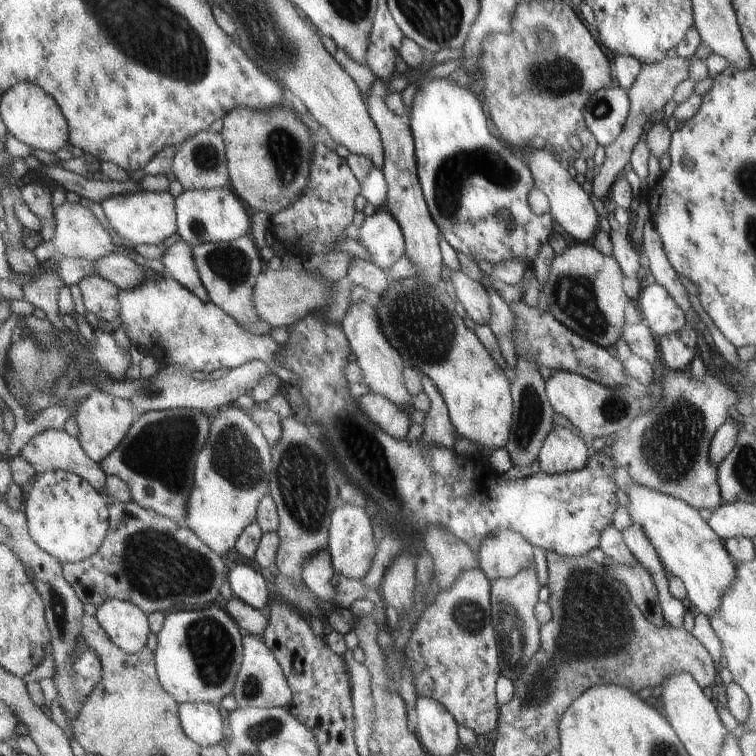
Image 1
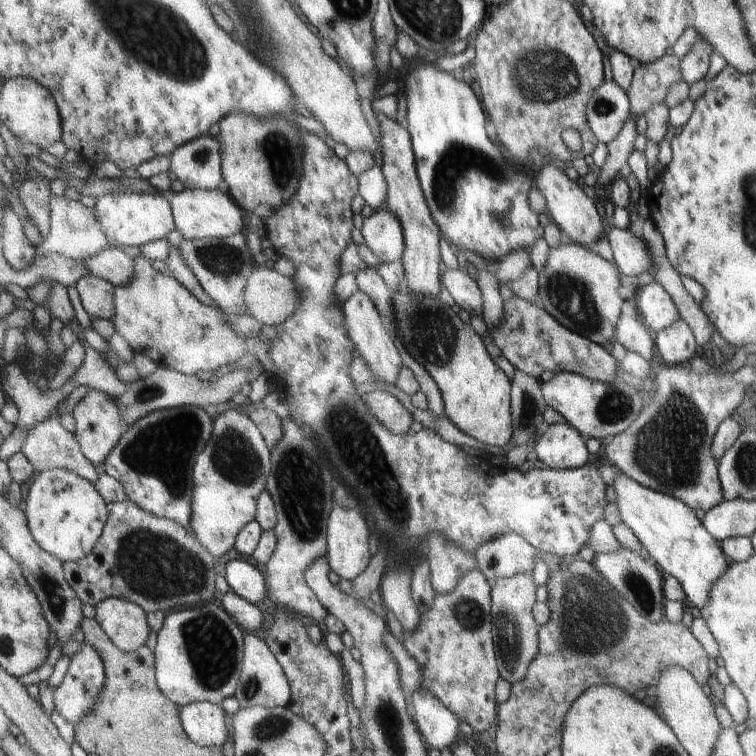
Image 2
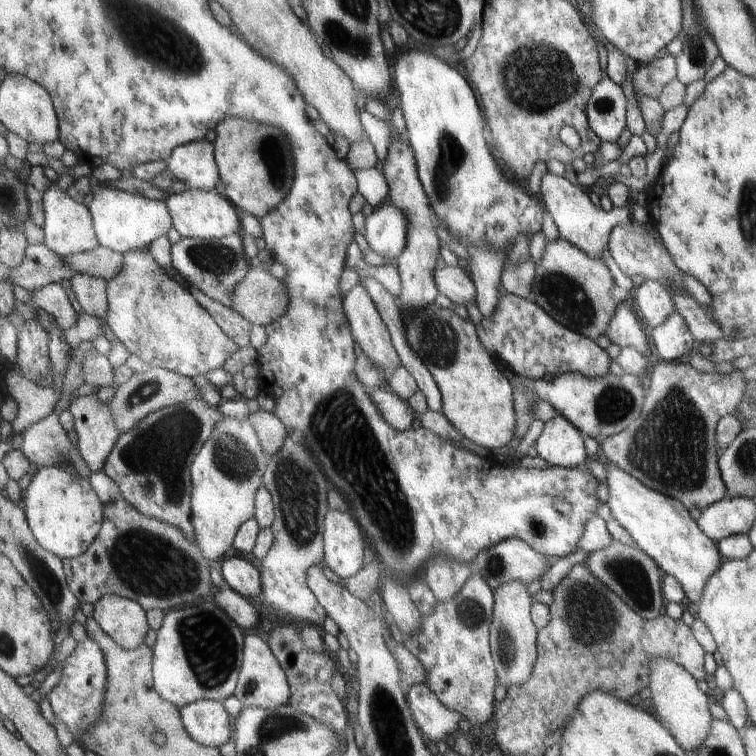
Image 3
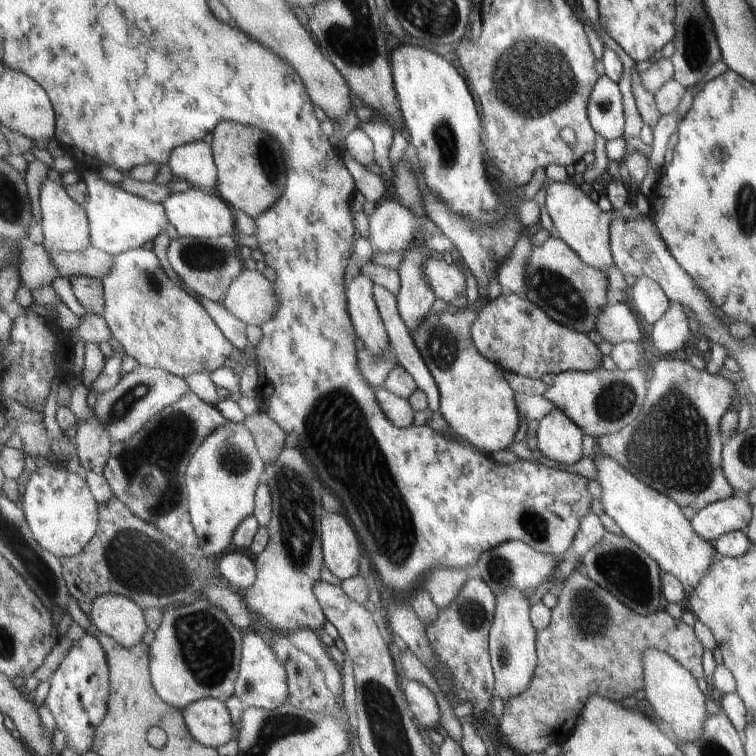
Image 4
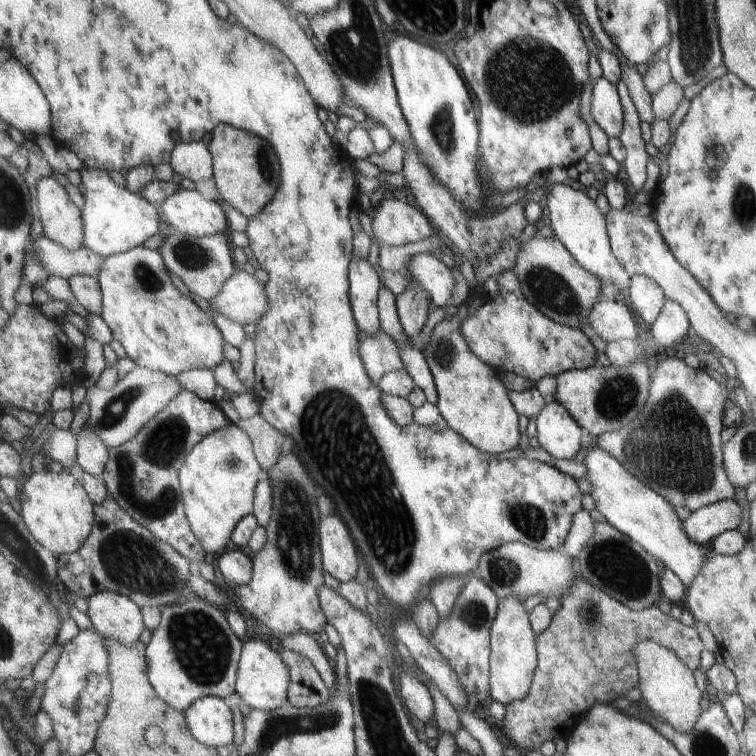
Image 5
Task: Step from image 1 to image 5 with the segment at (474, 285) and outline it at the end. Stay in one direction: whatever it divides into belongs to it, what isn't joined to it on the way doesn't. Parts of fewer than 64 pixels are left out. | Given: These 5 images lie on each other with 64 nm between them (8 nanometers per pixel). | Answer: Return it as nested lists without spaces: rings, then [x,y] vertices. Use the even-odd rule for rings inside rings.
[[[428,253],[415,255],[402,268],[409,270],[414,278],[427,292],[434,307],[441,308],[451,302],[455,278],[451,269],[441,261],[440,256],[431,256]]]

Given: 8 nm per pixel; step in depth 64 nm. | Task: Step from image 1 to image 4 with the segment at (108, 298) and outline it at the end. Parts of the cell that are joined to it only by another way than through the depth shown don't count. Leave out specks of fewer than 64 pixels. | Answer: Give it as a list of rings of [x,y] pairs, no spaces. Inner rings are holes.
[[[77,275],[69,278],[77,300],[85,307],[88,314],[105,316],[105,292],[102,280]]]

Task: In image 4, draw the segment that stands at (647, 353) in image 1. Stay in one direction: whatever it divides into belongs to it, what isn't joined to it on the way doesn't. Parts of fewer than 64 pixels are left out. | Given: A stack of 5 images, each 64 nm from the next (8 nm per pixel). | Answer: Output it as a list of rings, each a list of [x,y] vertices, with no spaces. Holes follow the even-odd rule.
[[[628,303],[605,304],[601,314],[597,314],[595,331],[605,342],[619,344],[632,342],[641,344],[639,326],[635,321],[634,311]]]

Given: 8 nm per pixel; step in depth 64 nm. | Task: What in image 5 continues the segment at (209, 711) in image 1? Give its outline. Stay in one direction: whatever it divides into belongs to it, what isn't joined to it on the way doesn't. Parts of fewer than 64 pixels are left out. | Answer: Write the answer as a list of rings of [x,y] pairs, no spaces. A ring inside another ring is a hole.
[[[203,697],[186,711],[186,719],[193,736],[205,746],[221,748],[229,746],[233,738],[233,712],[225,699]]]

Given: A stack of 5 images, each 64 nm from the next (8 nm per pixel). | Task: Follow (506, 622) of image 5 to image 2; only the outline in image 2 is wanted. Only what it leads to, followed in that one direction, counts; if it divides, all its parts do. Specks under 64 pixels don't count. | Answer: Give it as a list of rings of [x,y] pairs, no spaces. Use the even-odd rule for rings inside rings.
[[[515,574],[511,578],[501,578],[492,584],[492,613],[493,613],[493,652],[495,652],[496,666],[500,668],[501,678],[509,683],[520,681],[527,673],[528,665],[539,652],[537,631],[539,625],[532,617],[533,584],[532,576]]]

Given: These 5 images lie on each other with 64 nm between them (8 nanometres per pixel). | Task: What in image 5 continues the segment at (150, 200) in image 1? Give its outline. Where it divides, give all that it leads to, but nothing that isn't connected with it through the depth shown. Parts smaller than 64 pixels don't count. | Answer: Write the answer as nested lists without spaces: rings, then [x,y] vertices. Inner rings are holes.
[[[83,166],[80,171],[85,188],[84,205],[81,208],[85,224],[86,248],[107,258],[142,246],[153,234],[165,228],[159,226],[161,222],[166,221],[158,205],[133,193],[127,186],[121,187],[115,184],[106,170]]]

